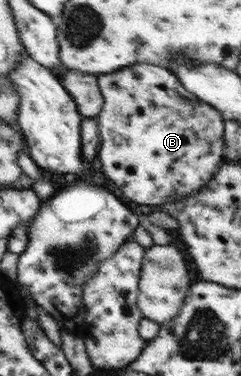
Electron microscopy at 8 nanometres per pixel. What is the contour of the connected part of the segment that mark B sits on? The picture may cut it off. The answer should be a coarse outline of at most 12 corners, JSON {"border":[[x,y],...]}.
{"border":[[174,72],[97,78],[102,173],[154,209],[225,161],[222,112]]}

